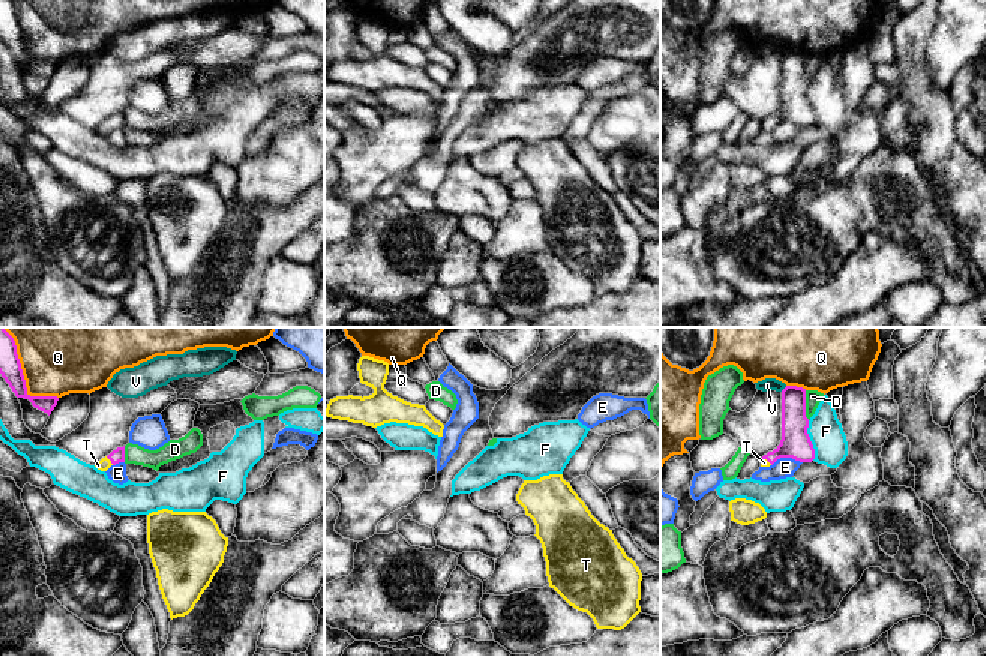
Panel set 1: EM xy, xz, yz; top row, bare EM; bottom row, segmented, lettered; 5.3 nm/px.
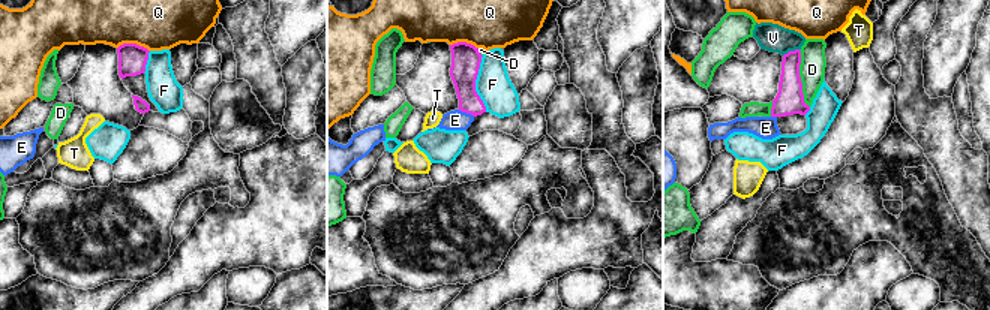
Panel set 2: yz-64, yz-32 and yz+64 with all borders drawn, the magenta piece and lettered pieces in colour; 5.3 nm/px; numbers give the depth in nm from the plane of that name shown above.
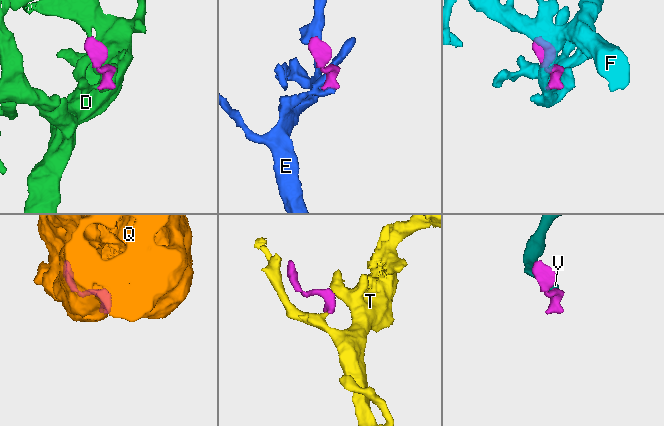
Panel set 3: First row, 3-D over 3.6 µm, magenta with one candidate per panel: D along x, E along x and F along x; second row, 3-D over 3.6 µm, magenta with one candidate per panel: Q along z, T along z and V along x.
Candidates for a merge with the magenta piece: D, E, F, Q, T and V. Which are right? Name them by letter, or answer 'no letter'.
T

